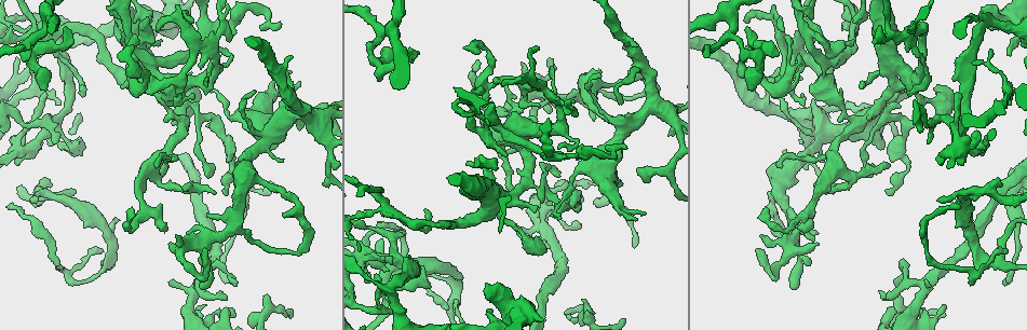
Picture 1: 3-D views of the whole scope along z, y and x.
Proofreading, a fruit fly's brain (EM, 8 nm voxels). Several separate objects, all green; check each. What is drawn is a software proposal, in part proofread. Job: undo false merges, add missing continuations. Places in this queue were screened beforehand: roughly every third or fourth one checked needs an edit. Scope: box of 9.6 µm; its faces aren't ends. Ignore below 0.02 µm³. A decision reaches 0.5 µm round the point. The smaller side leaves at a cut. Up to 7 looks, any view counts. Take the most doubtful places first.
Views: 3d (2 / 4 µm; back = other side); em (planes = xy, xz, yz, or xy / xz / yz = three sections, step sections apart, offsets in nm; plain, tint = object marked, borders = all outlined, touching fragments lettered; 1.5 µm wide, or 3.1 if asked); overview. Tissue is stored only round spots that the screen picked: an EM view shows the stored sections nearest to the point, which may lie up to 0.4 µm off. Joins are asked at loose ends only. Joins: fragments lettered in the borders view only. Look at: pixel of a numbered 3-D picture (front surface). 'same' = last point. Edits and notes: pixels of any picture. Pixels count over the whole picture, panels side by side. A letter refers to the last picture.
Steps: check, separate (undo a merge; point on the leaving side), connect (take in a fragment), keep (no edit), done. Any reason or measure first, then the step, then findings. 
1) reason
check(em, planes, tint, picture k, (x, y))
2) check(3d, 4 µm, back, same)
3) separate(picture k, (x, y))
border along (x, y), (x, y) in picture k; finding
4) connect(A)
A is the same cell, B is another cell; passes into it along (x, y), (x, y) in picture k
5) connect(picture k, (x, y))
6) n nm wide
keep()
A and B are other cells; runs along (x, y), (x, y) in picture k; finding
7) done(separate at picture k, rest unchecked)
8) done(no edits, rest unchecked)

branch stops here
check(3d, 2 µm, picture 1, (61, 79))

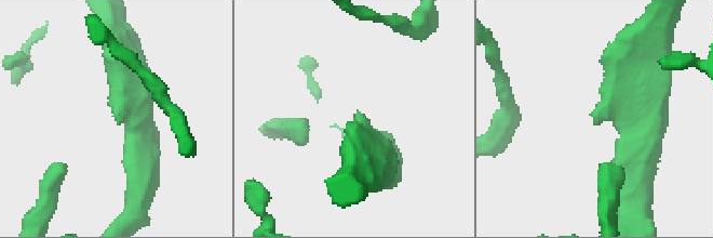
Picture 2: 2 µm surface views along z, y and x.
check(em, yz, step 4, borders, picture 2, (359, 116))

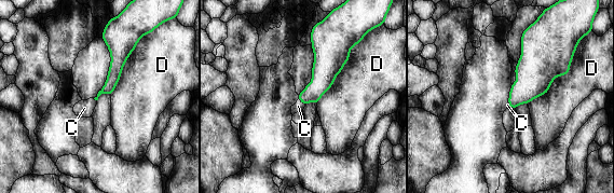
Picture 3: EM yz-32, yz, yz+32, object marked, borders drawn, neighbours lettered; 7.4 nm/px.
check(em, planes, borders, same)

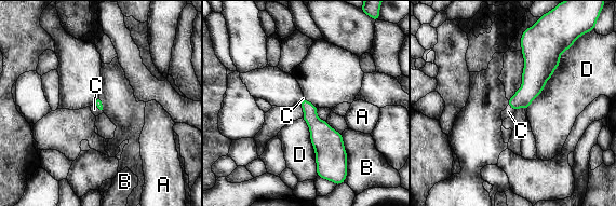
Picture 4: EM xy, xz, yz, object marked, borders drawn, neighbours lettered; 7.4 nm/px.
D touches over 550 nm
connect(C)
C is the same cell, A, B and D are other cells; the cell continues

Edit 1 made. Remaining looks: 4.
free end
check(3d, 4 µm, back, picture 1, (234, 314))

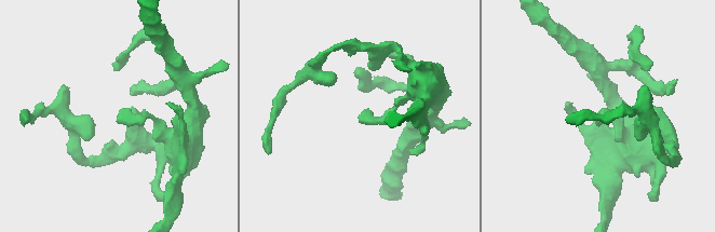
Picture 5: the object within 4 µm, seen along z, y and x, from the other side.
need the tissue
check(em, planes, borders, picture 5, (359, 115))

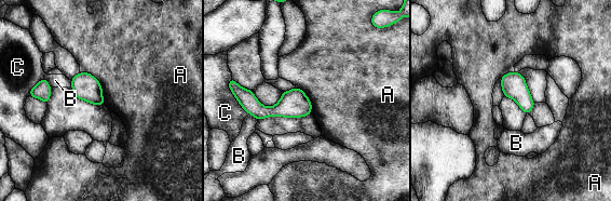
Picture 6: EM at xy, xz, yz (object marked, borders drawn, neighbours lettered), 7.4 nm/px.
keep()
A, B and C are other cells; border along (80, 71), (99, 82), (105, 104) in picture 6; none of them fits

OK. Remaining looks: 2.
sharp bend
check(em, planes, borders, picture 1, (155, 68))

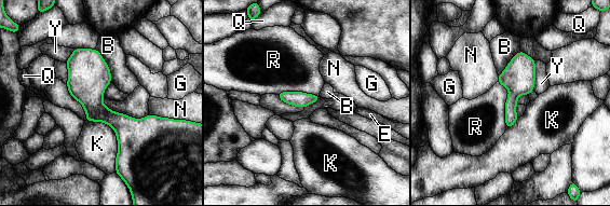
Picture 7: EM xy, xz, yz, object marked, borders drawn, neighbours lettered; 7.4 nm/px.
keep()
B, E, G, K, N, Q, R and Y are other cells; border along (498, 81), (507, 90), (507, 127) in picture 7; one cell here

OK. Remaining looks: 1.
done(connect at picture 4, rest unchecked)

